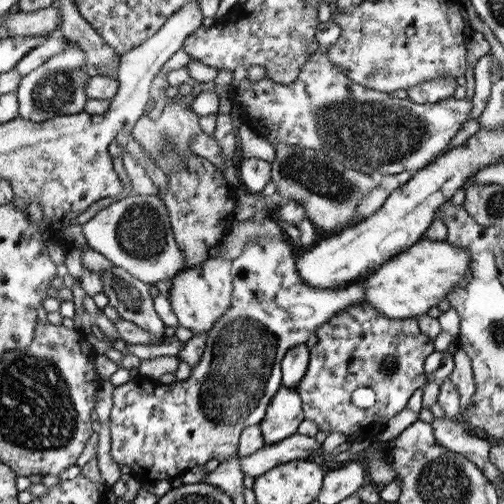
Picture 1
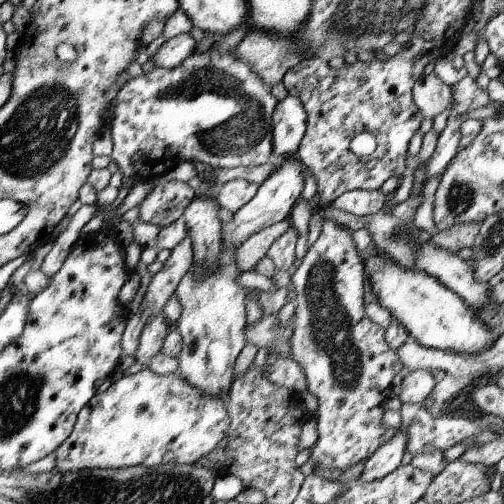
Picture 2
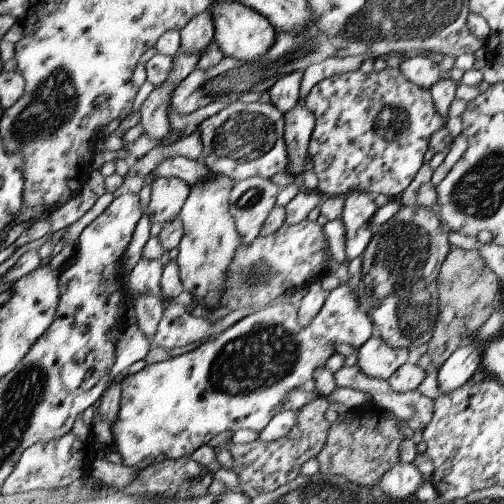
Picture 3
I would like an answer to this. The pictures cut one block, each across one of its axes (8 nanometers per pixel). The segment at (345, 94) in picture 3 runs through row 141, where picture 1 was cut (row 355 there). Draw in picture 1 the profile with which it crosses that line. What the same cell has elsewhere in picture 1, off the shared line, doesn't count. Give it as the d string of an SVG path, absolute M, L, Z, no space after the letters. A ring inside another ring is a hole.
M357 302L351 304L337 314L333 314L325 324L317 328L317 344L309 348L309 366L301 382L297 384L297 392L303 402L303 416L305 420L315 422L319 432L339 432L347 438L375 438L379 432L385 430L387 422L395 416L401 414L407 408L409 398L413 396L415 390L423 388L427 384L427 372L429 368L425 366L425 358L435 352L433 350L433 340L421 334L417 318L407 318L407 320L389 320L381 316L373 306L367 302ZM357 388L369 388L375 392L375 404L359 410L351 404L351 392Z

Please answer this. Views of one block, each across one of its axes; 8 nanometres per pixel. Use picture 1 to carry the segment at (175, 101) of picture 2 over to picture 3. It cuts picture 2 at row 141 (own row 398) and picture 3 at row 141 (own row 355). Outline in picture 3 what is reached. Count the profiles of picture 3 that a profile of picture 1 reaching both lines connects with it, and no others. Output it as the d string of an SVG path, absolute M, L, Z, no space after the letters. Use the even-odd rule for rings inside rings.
M233 102L219 114L199 124L203 152L199 160L211 170L213 176L229 176L235 184L249 178L271 180L277 172L287 172L289 156L283 140L285 118L279 108L269 104L241 104Z

